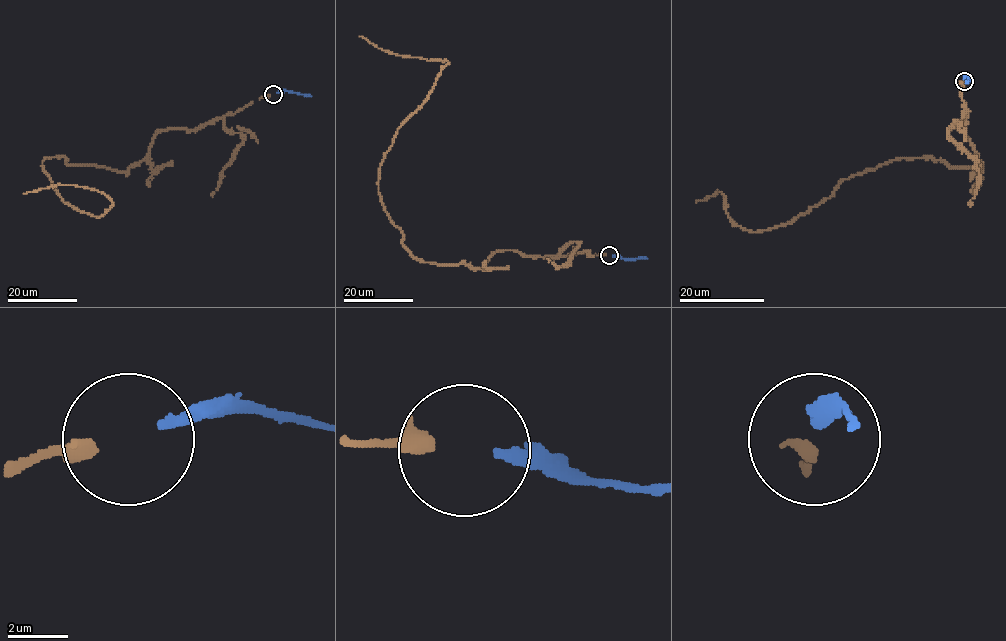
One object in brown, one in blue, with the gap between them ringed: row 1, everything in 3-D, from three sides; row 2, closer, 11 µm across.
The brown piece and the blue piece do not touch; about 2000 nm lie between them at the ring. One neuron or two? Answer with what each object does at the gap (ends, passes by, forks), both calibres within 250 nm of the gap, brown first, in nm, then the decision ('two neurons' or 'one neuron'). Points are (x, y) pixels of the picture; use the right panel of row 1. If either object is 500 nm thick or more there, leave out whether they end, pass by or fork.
brown passes by; blue ends there; 360 nm thick on the brown side, 320 nm on the other; one neuron

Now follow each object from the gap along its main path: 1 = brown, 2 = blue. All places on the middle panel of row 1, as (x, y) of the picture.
1: (605, 254), (418, 261), (378, 175), (448, 62), (359, 36)
2: (612, 255), (648, 259)

